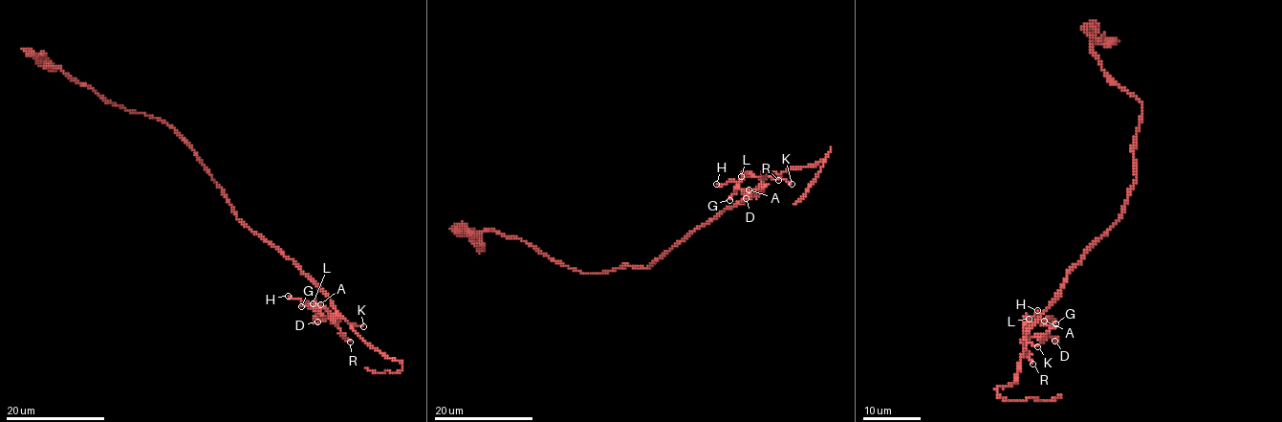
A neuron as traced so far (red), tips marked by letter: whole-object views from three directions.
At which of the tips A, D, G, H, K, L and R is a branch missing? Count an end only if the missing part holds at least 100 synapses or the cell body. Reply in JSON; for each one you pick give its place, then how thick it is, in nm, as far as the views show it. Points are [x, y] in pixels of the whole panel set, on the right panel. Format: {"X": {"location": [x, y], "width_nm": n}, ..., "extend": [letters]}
{"extend": []}

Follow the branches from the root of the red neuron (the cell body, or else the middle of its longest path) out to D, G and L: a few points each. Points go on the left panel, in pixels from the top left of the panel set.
D: (244, 222), (289, 257), (329, 298), (336, 314), (333, 318), (313, 321), (317, 322)
G: (244, 222), (289, 257), (329, 298), (336, 314), (325, 317), (305, 301), (301, 306)
L: (244, 222), (289, 257), (329, 298), (336, 314), (325, 317), (313, 303)

